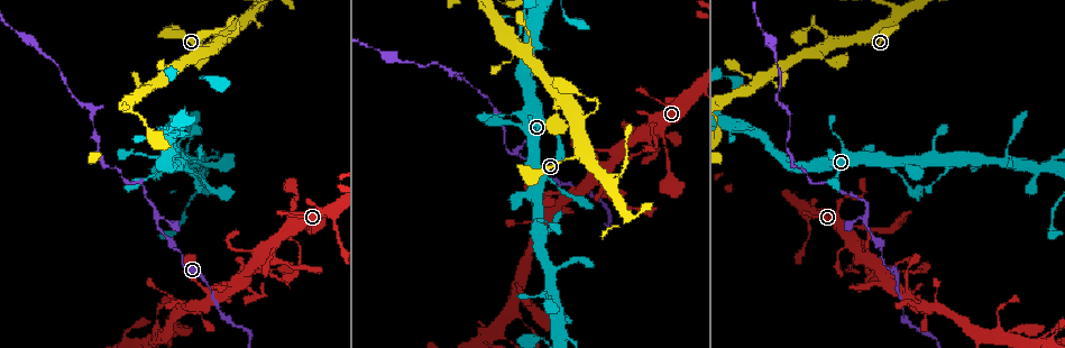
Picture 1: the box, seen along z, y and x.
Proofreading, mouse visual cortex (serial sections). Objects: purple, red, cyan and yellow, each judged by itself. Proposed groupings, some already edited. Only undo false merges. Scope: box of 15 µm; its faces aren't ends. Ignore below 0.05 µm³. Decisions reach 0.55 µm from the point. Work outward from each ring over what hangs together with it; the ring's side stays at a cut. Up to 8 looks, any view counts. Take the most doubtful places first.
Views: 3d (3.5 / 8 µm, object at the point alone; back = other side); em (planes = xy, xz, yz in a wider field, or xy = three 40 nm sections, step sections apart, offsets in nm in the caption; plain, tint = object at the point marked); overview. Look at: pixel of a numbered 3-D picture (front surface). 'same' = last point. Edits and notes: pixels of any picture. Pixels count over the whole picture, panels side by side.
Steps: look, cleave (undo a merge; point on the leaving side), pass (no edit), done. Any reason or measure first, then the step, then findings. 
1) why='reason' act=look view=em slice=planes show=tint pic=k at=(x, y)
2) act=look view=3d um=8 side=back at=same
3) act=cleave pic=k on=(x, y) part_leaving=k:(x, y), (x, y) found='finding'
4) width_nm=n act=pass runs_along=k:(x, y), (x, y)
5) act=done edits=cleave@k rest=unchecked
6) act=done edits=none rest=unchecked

why='two arms in line, one across' act=look view=em slice=xy step=2 show=tint pic=1 at=(864, 221)

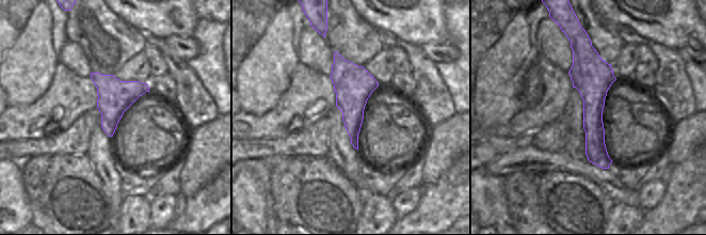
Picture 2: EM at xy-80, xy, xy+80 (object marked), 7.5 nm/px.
act=look view=3d um=3.5 at=same

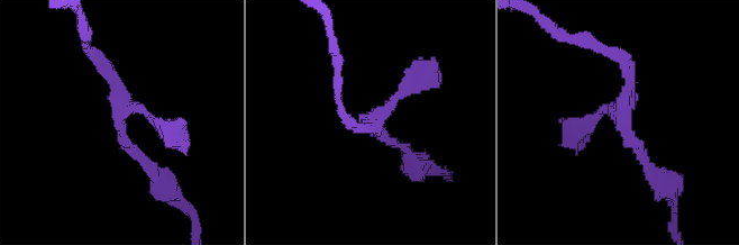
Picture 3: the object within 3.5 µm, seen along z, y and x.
arms=3 arm_widths_nm=150,150,150 act=pass runs_along=2:(580, 46), (606, 166) found='all the same cell'

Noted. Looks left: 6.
act=look view=3d um=3.5 pic=1 at=(290, 240)

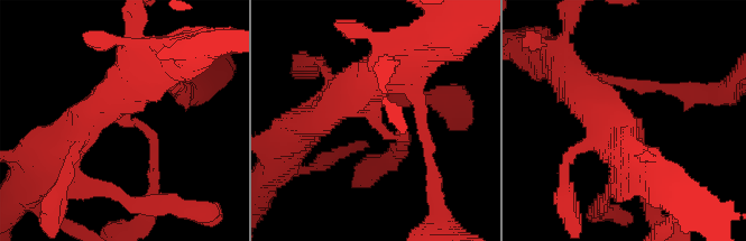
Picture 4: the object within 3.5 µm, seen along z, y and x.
why='now the EM' act=look view=em slice=xy step=2 show=tint pic=4 at=(376, 121)

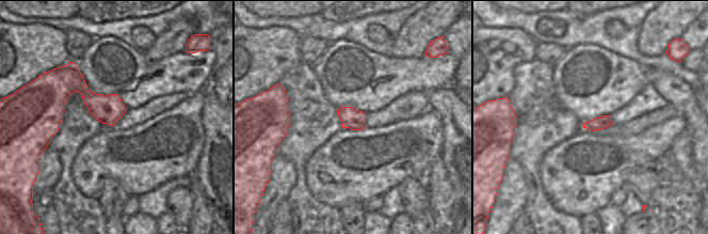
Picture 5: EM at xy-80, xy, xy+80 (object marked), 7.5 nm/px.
arm_widths_nm=150,600 act=pass runs_along=4:(578, 86), (638, 124), (638, 173) found='all the same cell'

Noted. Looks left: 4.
why='three arms meet' act=look view=em slice=xy step=3 show=tint pic=1 at=(219, 42)

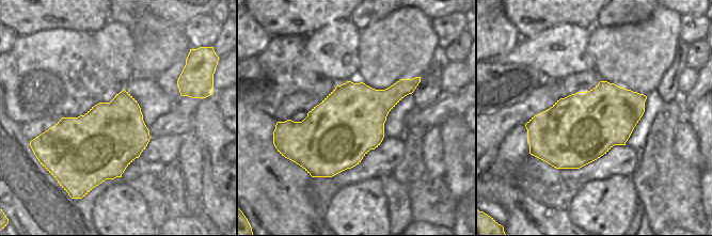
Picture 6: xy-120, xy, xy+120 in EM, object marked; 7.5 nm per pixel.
why='see where the arms go' act=look view=3d um=3.5 at=same

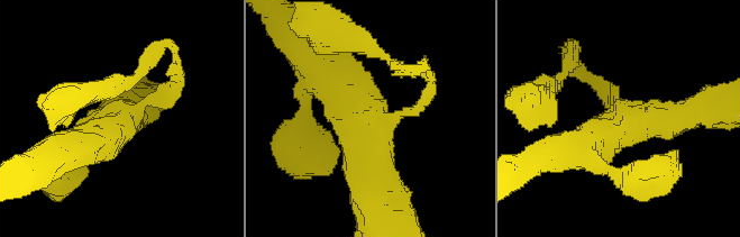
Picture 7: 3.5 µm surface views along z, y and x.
width_nm=500 act=pass runs_along=7:(376, 198), (373, 143), (328, 74) found='all the same cell'

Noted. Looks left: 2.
act=done edits=none rest=unchecked

